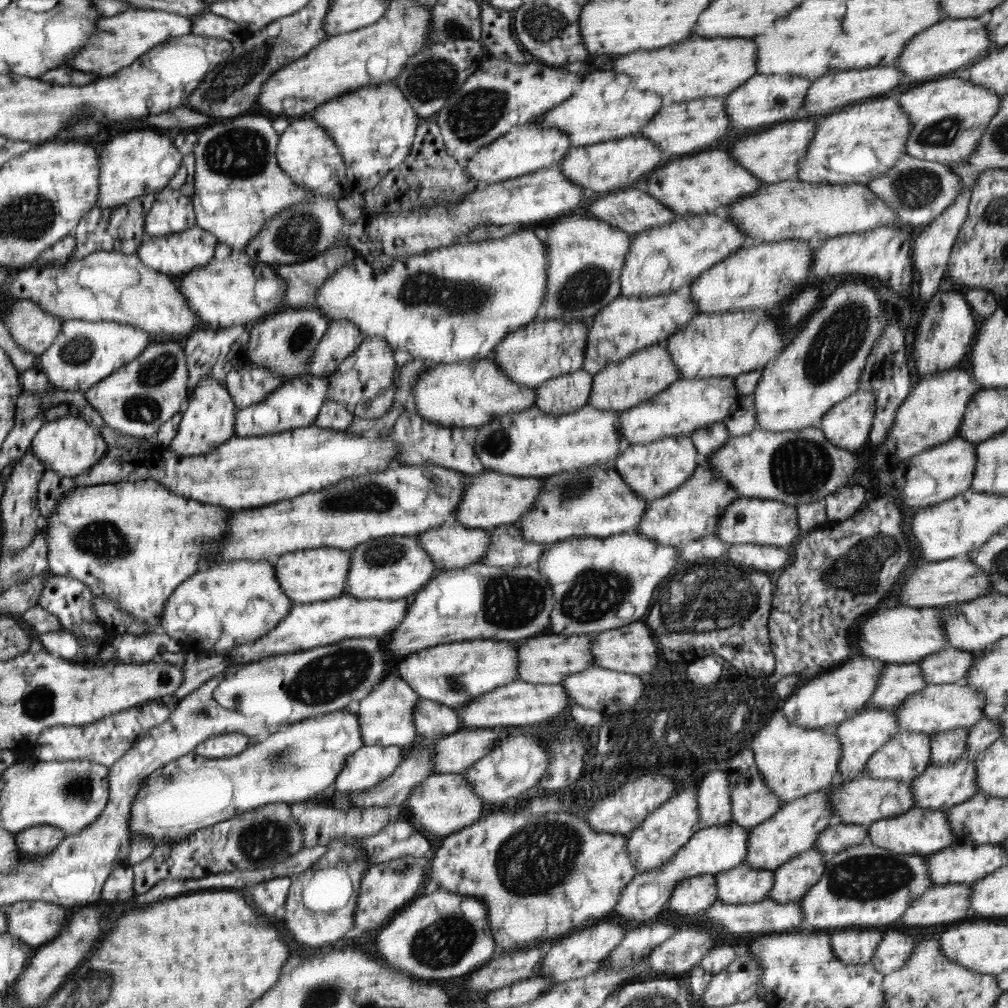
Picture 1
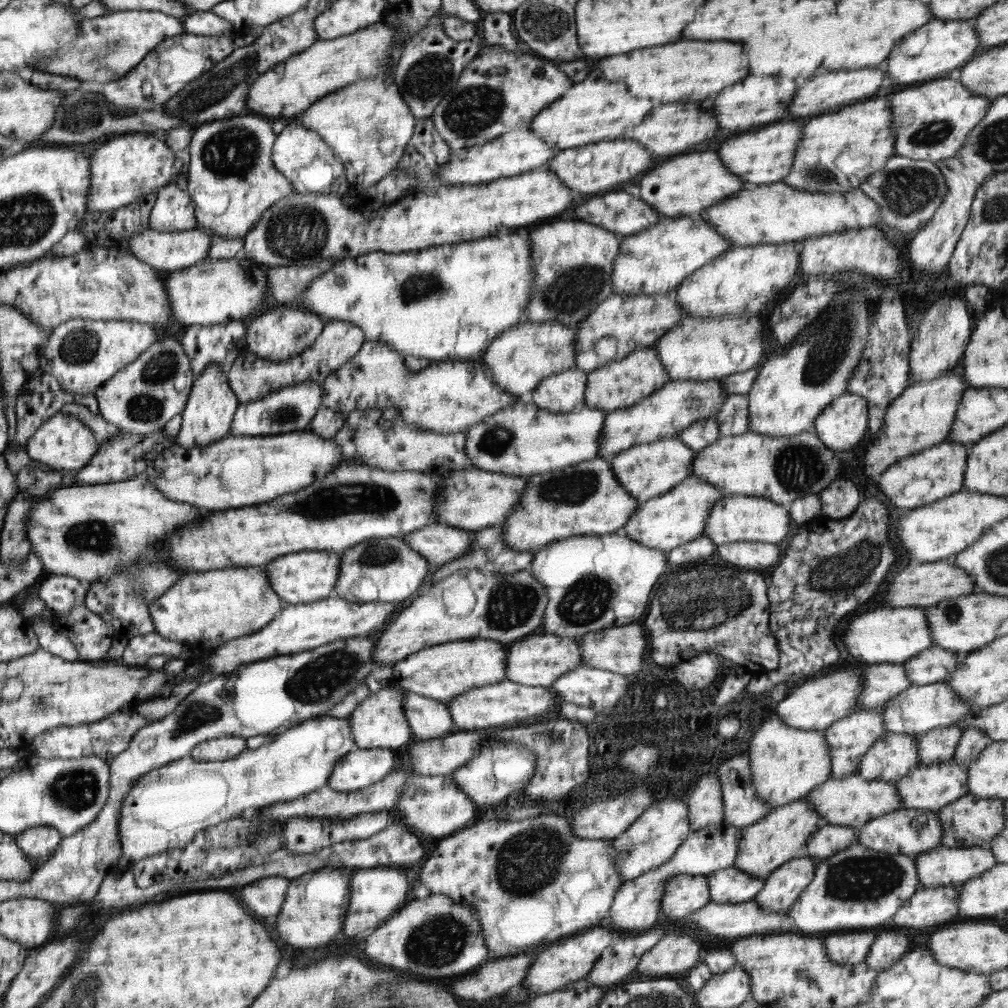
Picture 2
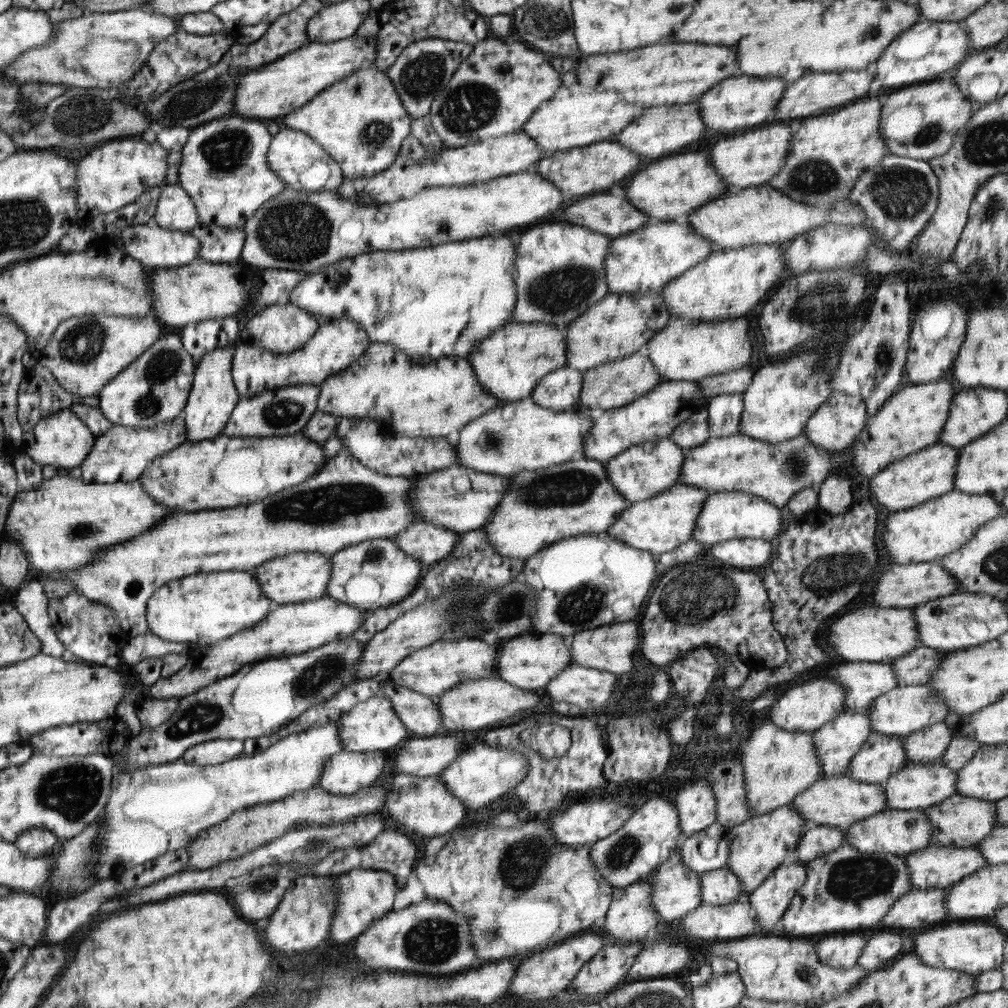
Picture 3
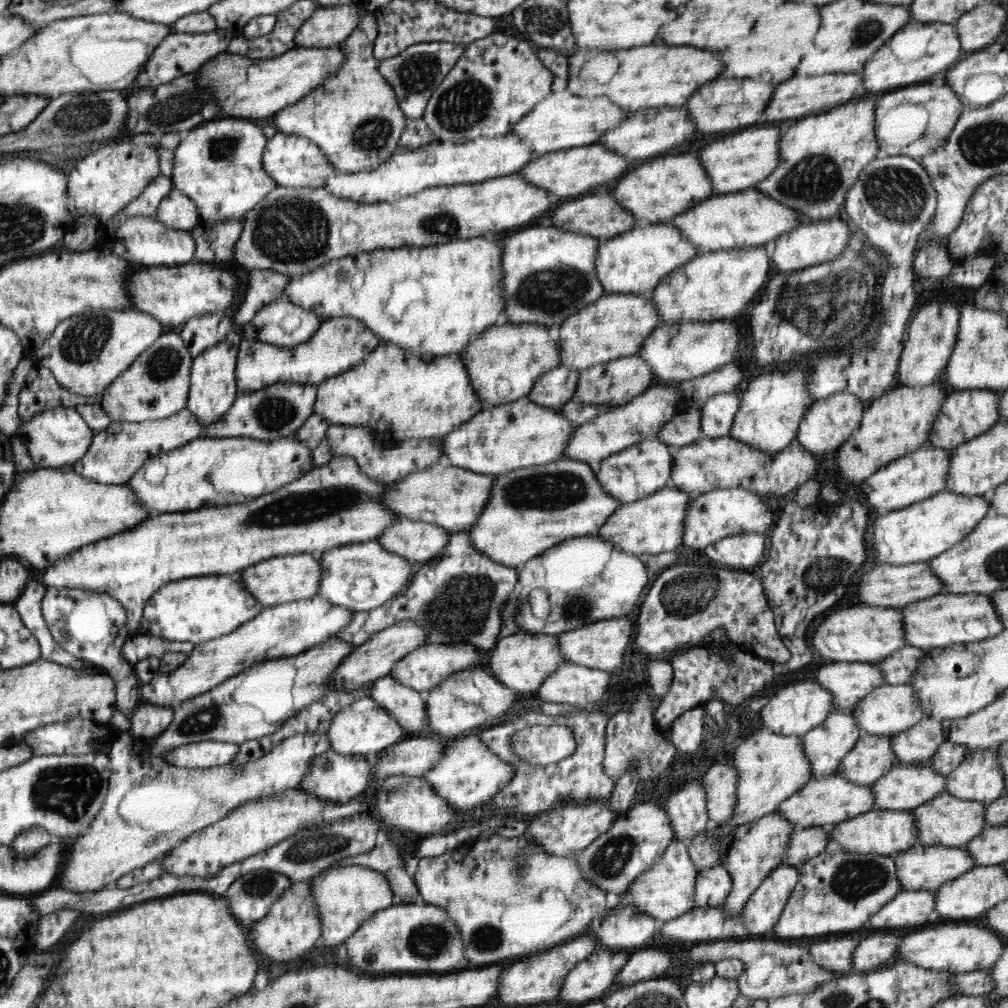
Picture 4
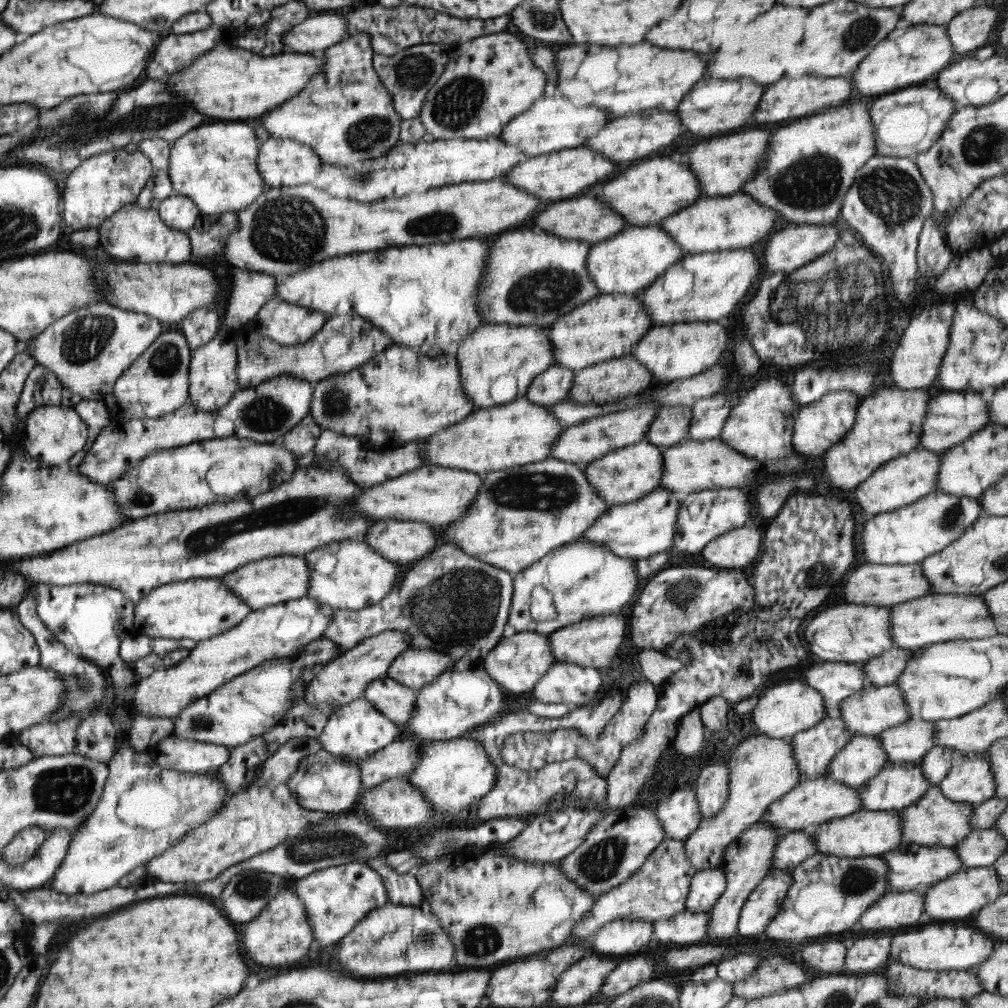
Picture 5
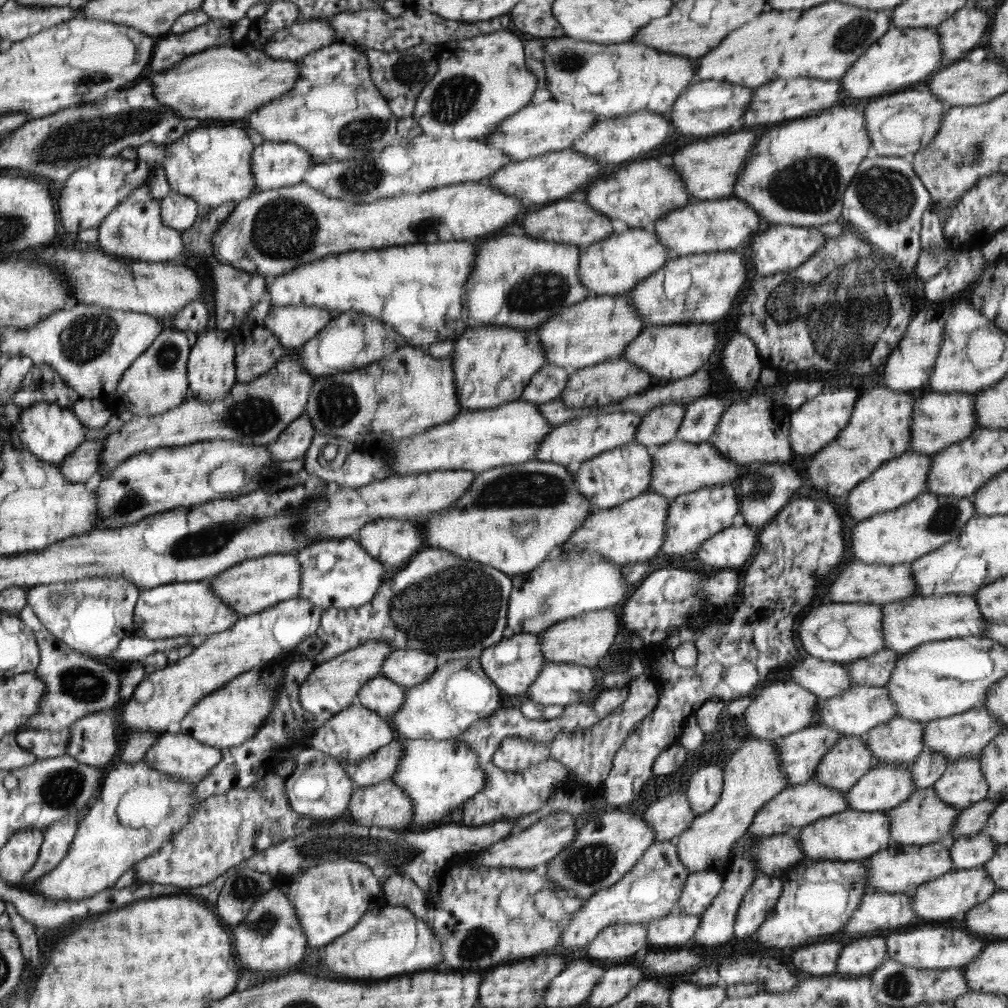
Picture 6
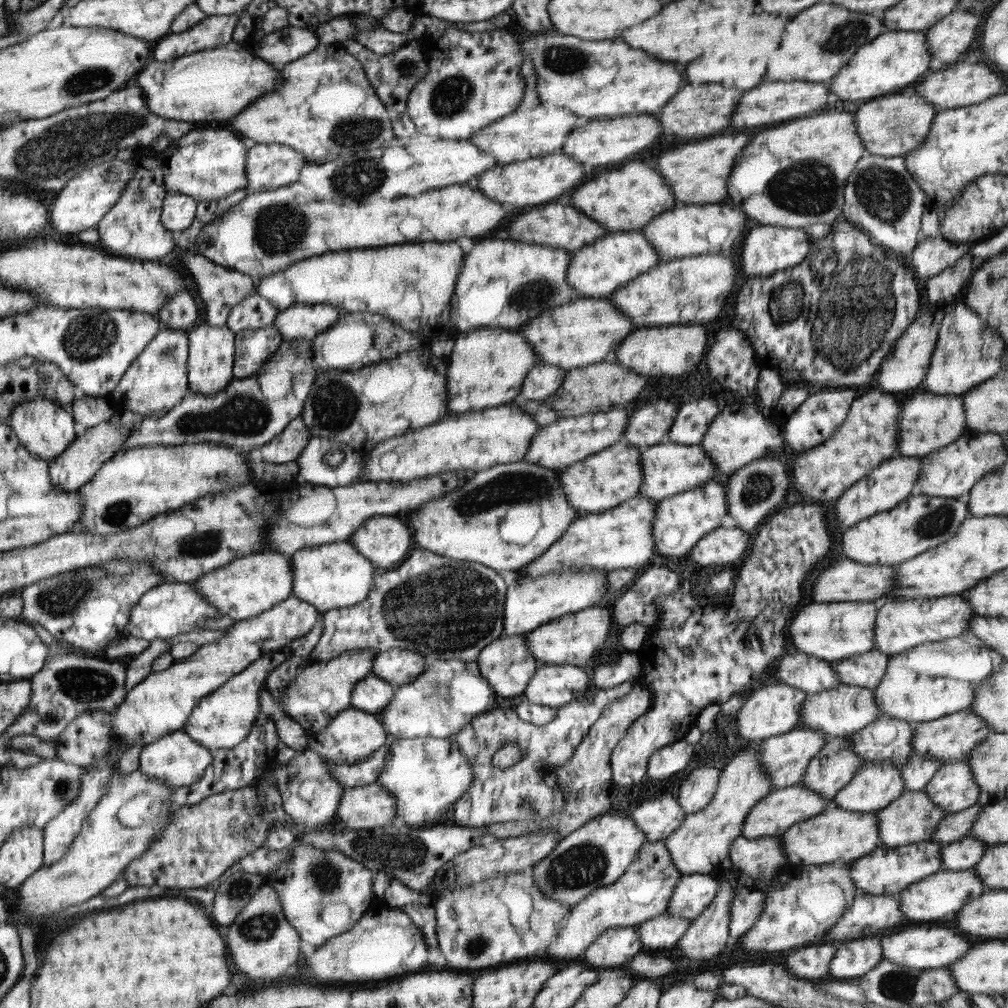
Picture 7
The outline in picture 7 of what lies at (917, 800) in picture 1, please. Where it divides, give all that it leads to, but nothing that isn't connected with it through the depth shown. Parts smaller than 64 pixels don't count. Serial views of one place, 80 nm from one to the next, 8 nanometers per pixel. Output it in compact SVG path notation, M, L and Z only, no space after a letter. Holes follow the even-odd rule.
M862 762L858 773L834 797L834 806L852 812L878 812L905 792L900 769L889 762Z

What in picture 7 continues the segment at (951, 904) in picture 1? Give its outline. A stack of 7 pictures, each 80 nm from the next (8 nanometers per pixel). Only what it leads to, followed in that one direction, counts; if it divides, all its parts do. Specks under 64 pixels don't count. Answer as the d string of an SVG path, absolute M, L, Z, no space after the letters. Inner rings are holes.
M860 895L827 932L829 942L839 943L851 939L863 939L876 934L876 930L892 928L904 919L897 896Z

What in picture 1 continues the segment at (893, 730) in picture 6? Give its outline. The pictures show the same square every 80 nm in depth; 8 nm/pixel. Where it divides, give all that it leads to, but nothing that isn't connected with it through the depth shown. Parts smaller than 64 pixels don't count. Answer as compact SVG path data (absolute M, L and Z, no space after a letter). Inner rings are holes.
M958 727L954 730L933 733L931 763L933 765L945 765L966 759L965 754L967 754L969 747L968 735L969 729Z

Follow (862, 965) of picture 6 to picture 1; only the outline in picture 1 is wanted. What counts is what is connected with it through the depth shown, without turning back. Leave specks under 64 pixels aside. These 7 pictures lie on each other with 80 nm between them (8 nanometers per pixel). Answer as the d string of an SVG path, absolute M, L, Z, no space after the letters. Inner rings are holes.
M883 932L882 940L871 958L874 968L883 975L900 970L914 950L914 940L900 932Z

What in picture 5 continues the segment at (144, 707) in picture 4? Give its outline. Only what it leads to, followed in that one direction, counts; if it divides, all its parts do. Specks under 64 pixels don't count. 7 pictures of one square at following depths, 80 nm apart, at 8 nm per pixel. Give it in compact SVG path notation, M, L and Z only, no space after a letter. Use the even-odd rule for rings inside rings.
M132 715L129 723L132 725L128 730L128 742L131 744L133 753L148 753L148 750L158 744L164 738L171 736L173 722L166 717L147 717L146 715Z

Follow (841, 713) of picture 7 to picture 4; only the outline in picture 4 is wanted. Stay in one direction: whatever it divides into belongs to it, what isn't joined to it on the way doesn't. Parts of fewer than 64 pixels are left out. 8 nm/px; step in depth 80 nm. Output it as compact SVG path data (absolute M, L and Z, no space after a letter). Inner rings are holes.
M884 685L875 688L868 696L863 696L858 704L855 704L853 714L857 720L859 729L863 734L893 736L899 732L910 730L924 718L927 718L919 698L915 695L915 688L910 685Z

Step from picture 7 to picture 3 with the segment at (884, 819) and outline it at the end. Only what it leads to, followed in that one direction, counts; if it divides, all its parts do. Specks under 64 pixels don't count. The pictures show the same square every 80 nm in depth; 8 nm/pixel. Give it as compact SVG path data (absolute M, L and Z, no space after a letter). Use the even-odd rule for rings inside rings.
M955 795L942 801L942 803L926 810L932 824L932 839L930 845L972 847L980 845L994 829L999 827L996 816L996 802L978 800L970 796Z

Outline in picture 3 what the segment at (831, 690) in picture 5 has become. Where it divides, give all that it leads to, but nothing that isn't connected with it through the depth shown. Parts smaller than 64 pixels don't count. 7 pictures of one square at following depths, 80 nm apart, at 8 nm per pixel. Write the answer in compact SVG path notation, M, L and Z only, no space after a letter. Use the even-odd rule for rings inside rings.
M845 662L835 667L826 669L826 678L834 679L842 685L847 692L845 698L845 712L864 713L869 710L871 704L878 698L890 692L899 685L892 662L890 663L851 663Z

